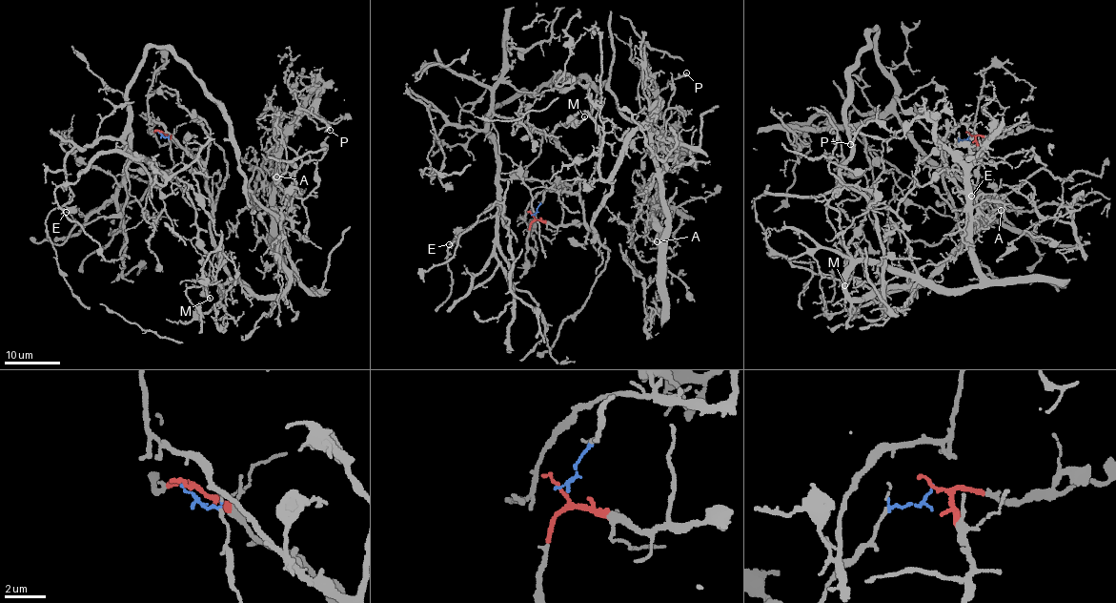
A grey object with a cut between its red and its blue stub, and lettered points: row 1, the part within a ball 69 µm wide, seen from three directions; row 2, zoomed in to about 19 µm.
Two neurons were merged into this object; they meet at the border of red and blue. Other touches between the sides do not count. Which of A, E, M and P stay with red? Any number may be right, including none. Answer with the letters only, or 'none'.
A, M, P

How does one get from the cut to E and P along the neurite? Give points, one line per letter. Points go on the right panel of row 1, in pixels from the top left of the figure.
E: (970, 135), (936, 167), (923, 162), (923, 155), (942, 175), (948, 197), (938, 204), (964, 208), (972, 196)
P: (970, 135), (975, 230), (857, 301), (858, 261), (948, 289), (979, 265), (931, 119), (850, 144)

